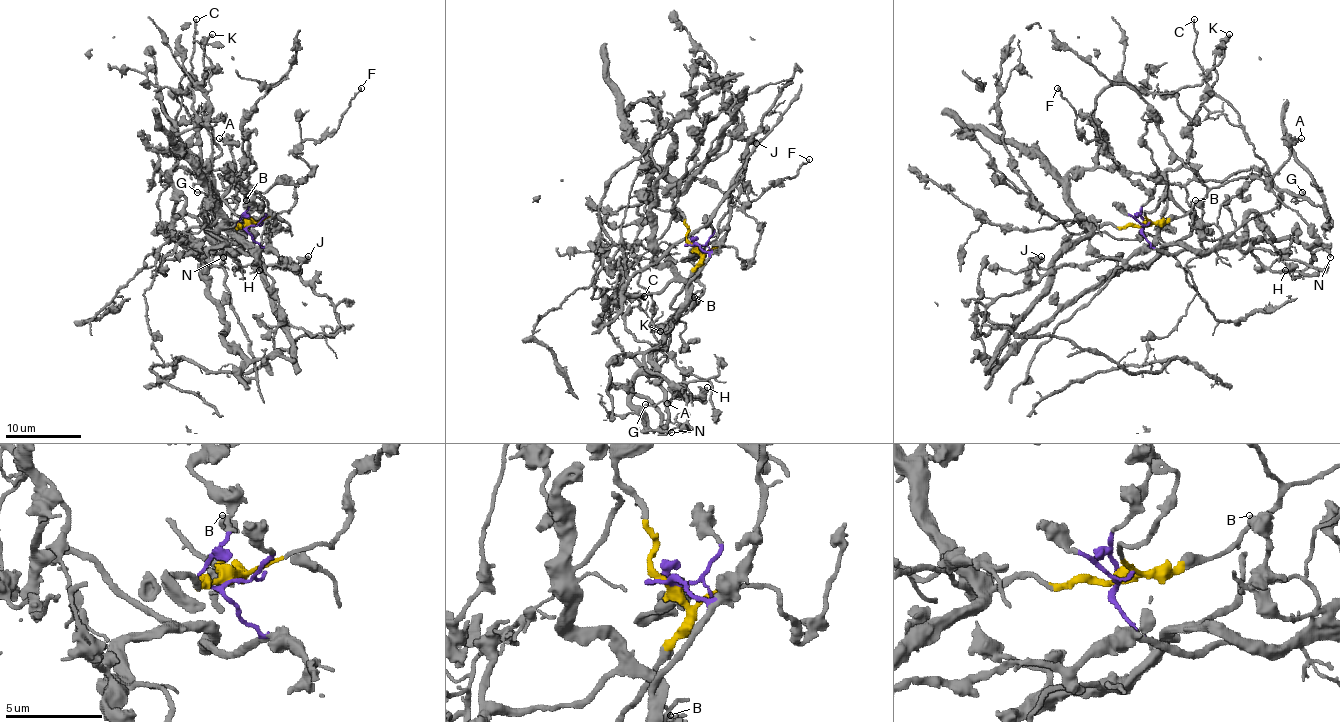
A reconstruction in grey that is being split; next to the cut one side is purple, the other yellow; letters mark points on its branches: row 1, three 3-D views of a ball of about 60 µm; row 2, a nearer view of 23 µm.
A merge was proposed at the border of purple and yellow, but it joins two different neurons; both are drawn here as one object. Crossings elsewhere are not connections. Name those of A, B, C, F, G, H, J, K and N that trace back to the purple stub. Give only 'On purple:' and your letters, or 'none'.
On purple: B, C, G, H, J, N

